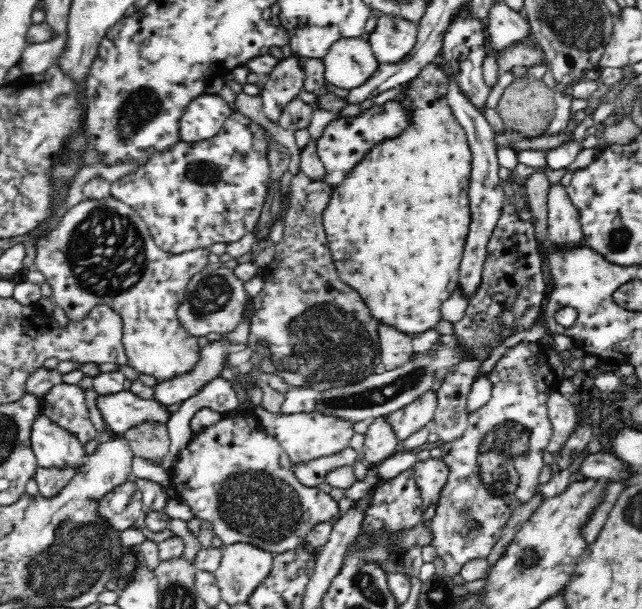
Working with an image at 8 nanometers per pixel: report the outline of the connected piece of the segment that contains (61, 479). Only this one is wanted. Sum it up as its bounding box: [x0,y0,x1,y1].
[34,459,85,497]

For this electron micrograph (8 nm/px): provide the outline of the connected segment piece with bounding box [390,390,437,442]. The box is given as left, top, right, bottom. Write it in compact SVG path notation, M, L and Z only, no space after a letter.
M434 391L422 394L422 397L412 401L408 406L392 412L392 423L396 435L402 442L410 438L414 432L424 428L428 422L434 420L437 408L437 395Z

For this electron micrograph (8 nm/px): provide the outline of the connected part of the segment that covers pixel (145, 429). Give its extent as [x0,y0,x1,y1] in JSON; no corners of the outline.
[121,419,170,463]

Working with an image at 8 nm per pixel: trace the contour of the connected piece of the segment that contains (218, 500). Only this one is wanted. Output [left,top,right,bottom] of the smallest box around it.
[168,406,337,555]

